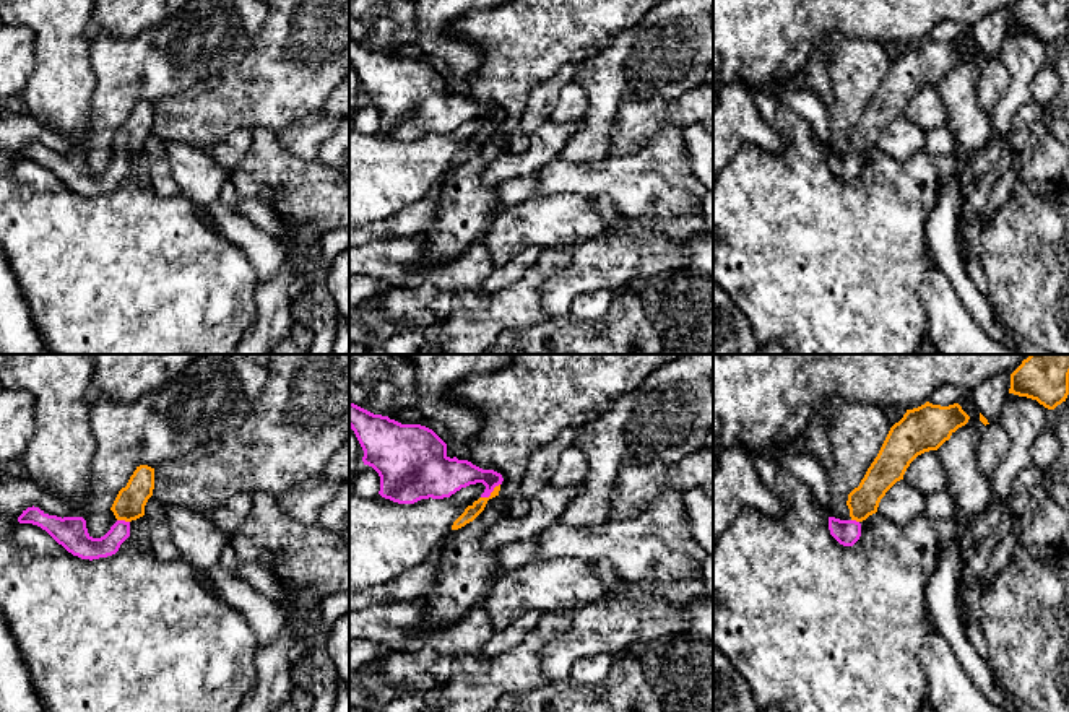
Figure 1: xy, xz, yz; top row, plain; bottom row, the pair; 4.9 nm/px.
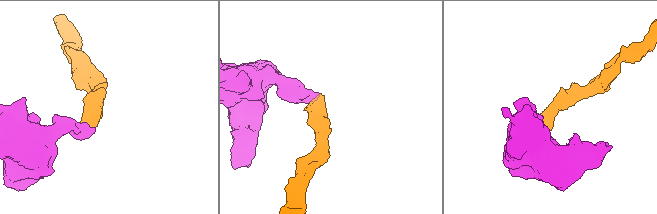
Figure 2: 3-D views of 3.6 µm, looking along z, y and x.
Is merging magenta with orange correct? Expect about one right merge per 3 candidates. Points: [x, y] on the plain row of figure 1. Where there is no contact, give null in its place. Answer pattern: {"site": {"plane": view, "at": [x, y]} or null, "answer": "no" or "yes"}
{"site": {"plane": "xz", "at": [491, 127]}, "answer": "yes"}

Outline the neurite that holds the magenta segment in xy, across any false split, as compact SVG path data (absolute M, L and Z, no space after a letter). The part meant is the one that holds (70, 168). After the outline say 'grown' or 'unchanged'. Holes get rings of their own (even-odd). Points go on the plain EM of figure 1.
M140 101L122 124L110 143L117 158L101 172L93 174L88 169L83 153L49 151L39 143L28 143L18 153L19 159L32 159L45 166L68 189L81 195L99 195L112 192L130 172L130 158L145 151L145 141L153 132L154 104Z; grown

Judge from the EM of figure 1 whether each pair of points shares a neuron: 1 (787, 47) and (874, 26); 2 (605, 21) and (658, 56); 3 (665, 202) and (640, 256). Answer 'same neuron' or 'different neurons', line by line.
1: same neuron
2: different neurons
3: different neurons

